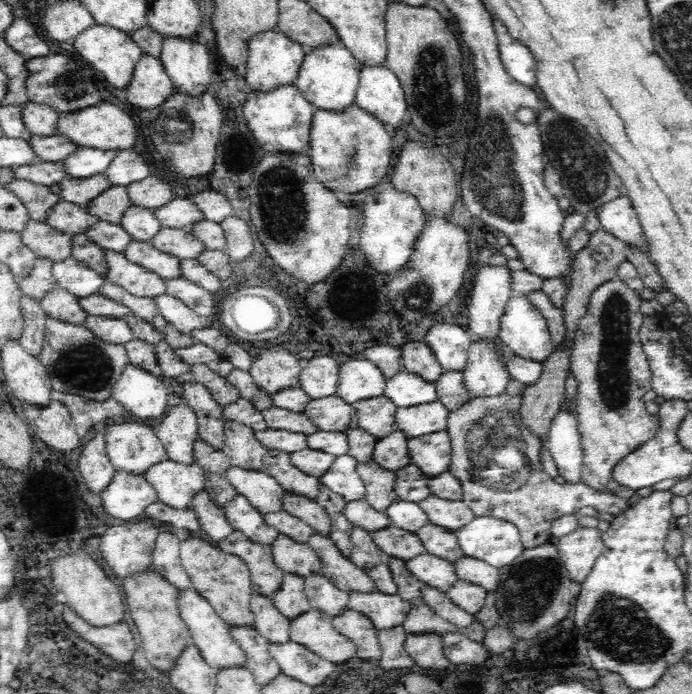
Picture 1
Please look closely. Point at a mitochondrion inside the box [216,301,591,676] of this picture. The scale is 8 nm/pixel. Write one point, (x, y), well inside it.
(500, 459)

